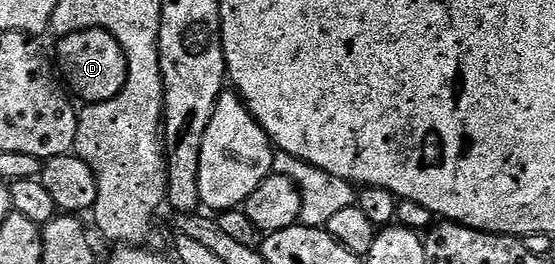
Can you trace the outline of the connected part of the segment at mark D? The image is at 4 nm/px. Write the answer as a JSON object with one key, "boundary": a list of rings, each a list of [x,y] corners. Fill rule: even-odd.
{"boundary":[[[81,29],[66,33],[53,51],[55,63],[70,92],[84,104],[110,101],[126,85],[129,64],[122,45],[105,29]]]}

